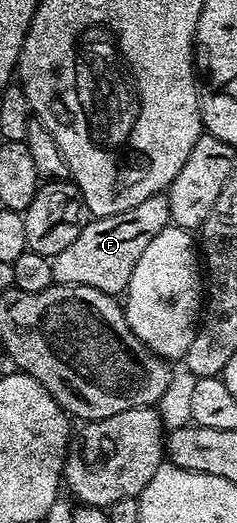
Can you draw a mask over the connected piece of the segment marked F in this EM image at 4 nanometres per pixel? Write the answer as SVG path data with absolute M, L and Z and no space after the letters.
M166 194L144 198L140 206L132 206L132 210L124 210L115 216L91 219L80 230L76 242L50 260L54 283L92 286L111 294L125 293L132 270L136 270L136 262L140 262L140 254L144 254L148 242L170 223L170 197Z

